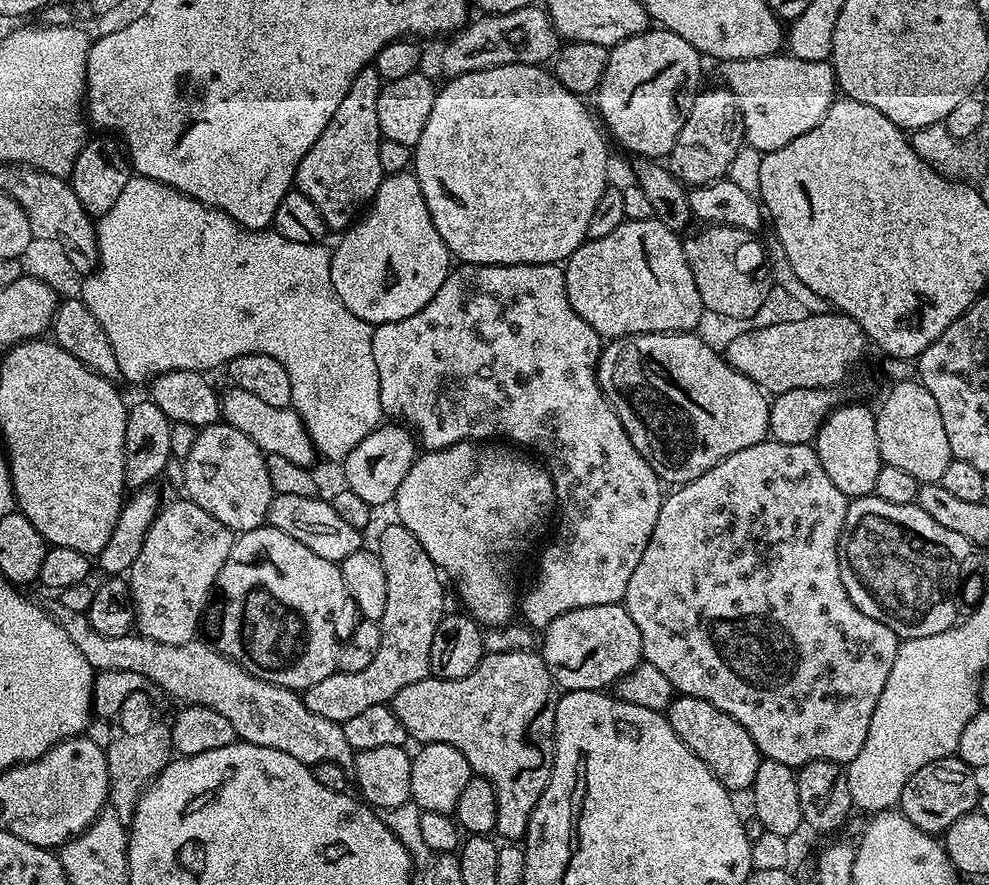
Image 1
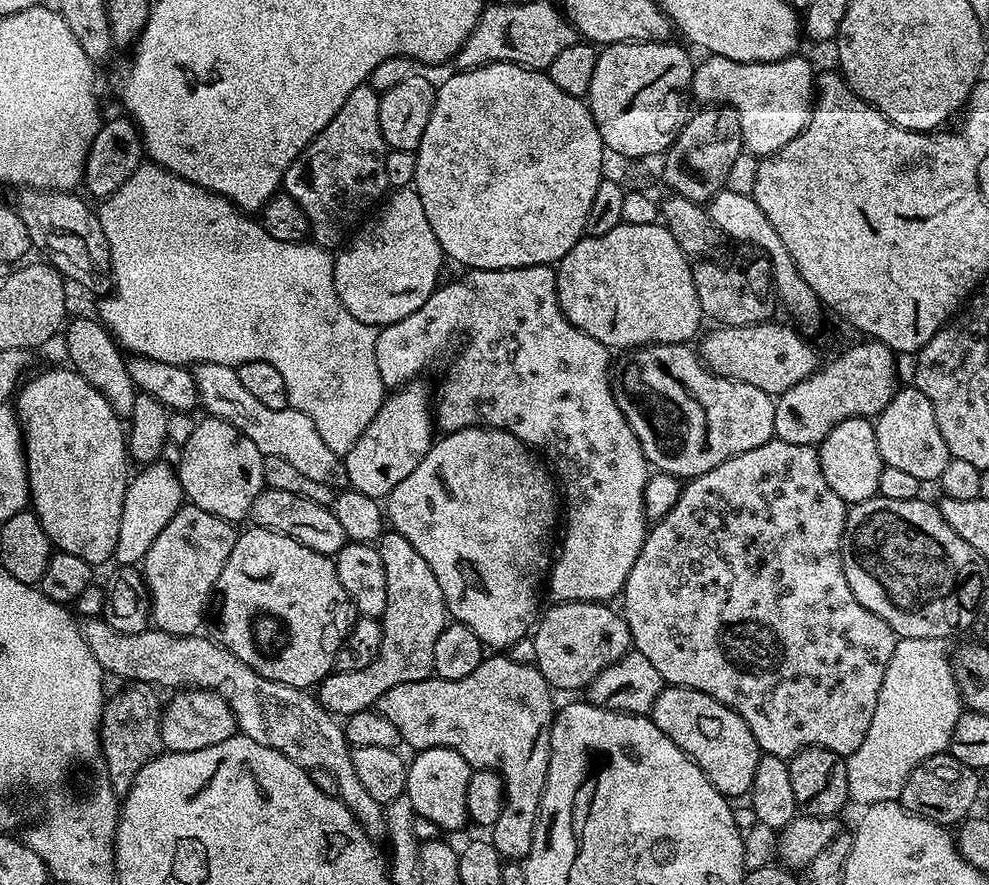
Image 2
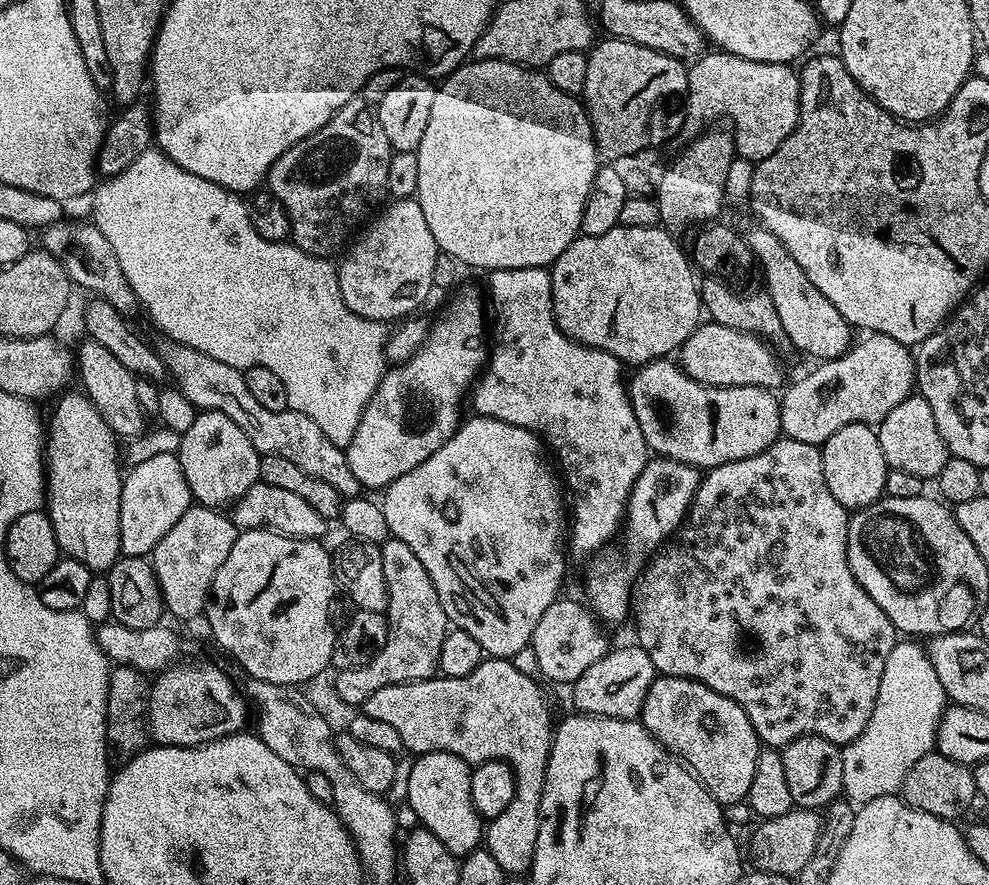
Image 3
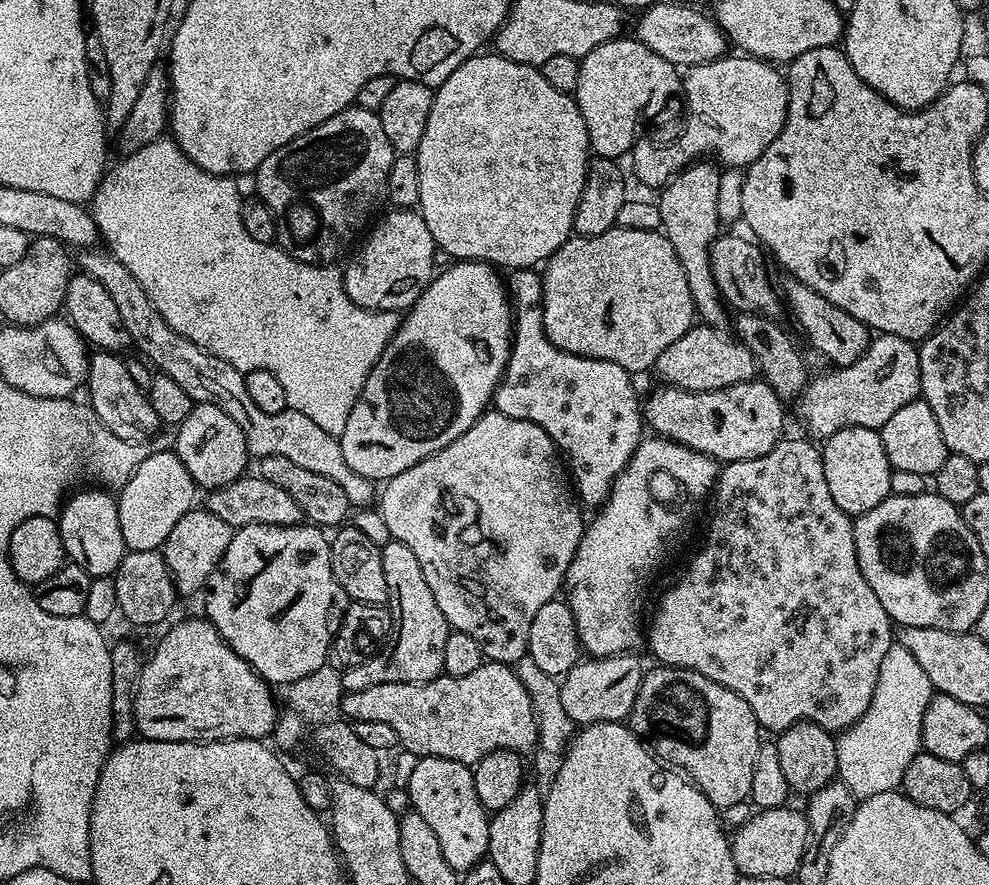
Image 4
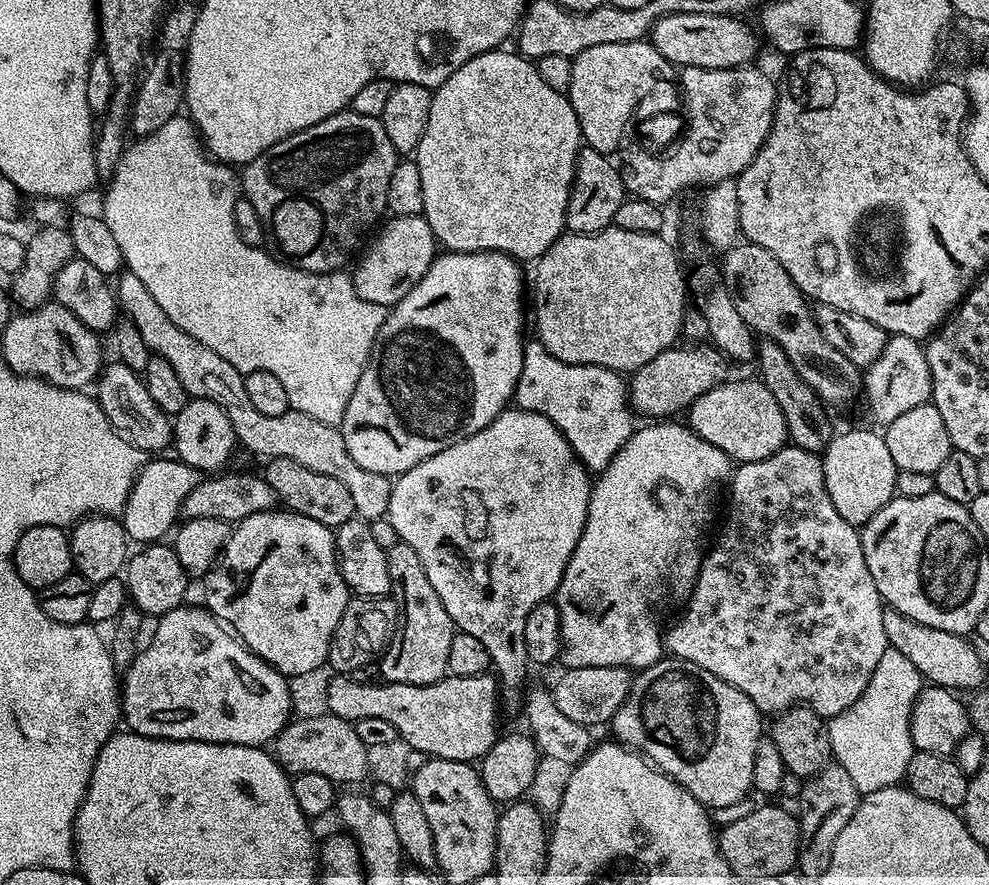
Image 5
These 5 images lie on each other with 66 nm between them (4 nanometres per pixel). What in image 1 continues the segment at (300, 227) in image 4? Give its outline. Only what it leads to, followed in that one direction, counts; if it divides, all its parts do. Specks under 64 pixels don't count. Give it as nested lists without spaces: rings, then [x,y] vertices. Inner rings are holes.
[[[375,66],[364,68],[354,78],[346,98],[334,110],[334,118],[322,130],[322,138],[310,146],[306,158],[296,171],[295,187],[318,210],[329,230],[347,230],[365,211],[366,205],[375,196],[385,174],[382,162],[378,162],[378,146],[382,139],[378,126],[378,94],[382,81]]]

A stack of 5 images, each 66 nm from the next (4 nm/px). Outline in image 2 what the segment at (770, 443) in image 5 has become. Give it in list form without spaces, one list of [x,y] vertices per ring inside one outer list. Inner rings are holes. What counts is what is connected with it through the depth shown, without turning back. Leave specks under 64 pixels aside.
[[[650,344],[647,348],[635,349],[631,356],[632,361],[620,372],[620,380],[618,376],[614,388],[616,401],[626,422],[630,422],[630,430],[634,430],[649,465],[656,472],[677,478],[701,476],[706,470],[714,470],[714,466],[773,439],[775,399],[758,390],[758,386],[714,374],[700,359],[695,347]]]

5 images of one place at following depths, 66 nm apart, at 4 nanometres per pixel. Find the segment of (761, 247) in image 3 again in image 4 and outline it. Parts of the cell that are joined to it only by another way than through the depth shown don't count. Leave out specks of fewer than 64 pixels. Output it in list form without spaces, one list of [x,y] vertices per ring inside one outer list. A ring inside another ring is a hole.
[[[795,278],[785,279],[782,296],[786,301],[786,308],[792,311],[792,316],[796,319],[798,327],[804,331],[806,339],[812,343],[812,348],[820,356],[825,356],[829,360],[829,365],[843,366],[858,362],[862,354],[868,349],[870,339],[870,329],[868,325],[863,324],[854,314],[846,314],[830,298],[822,298],[818,290],[810,290],[801,280]]]

